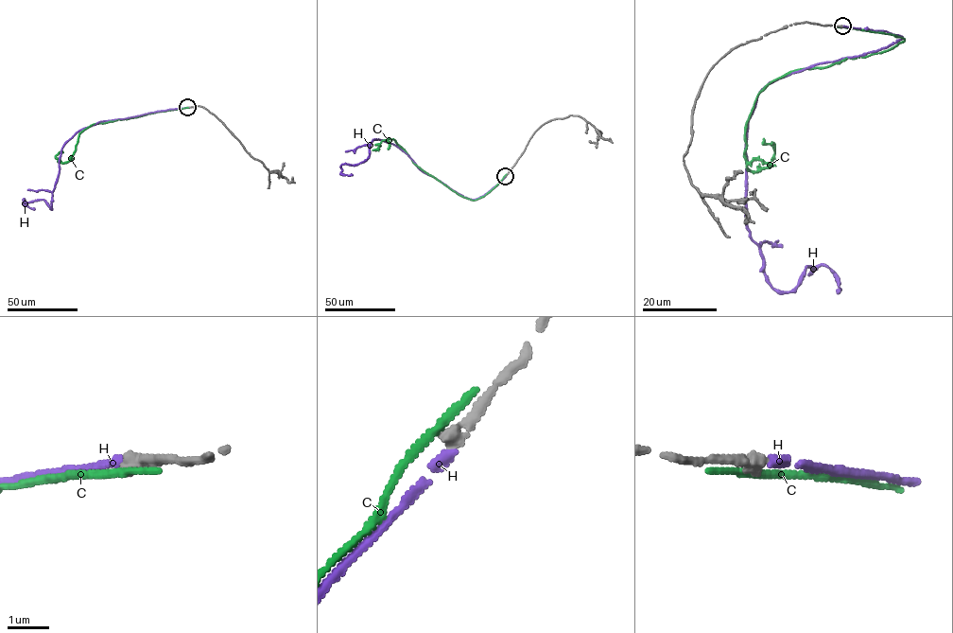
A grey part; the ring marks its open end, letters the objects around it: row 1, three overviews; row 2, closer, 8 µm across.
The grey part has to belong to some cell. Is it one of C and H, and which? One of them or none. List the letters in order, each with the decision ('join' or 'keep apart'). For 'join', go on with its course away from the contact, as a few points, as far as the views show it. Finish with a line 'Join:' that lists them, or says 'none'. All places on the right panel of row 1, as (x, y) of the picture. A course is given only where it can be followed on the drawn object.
C: keep apart
H: join | via (842, 26), (901, 39), (770, 82), (745, 157), (766, 281), (790, 291), (827, 266), (838, 292)
Join: H

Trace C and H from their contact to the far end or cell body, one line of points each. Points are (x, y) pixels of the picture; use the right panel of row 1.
C: (840, 26), (905, 40), (771, 81), (746, 123), (744, 155), (752, 171), (772, 163), (774, 149), (763, 138)
H: (842, 26), (901, 39), (770, 82), (745, 157), (766, 281), (790, 291), (827, 266), (838, 292)

